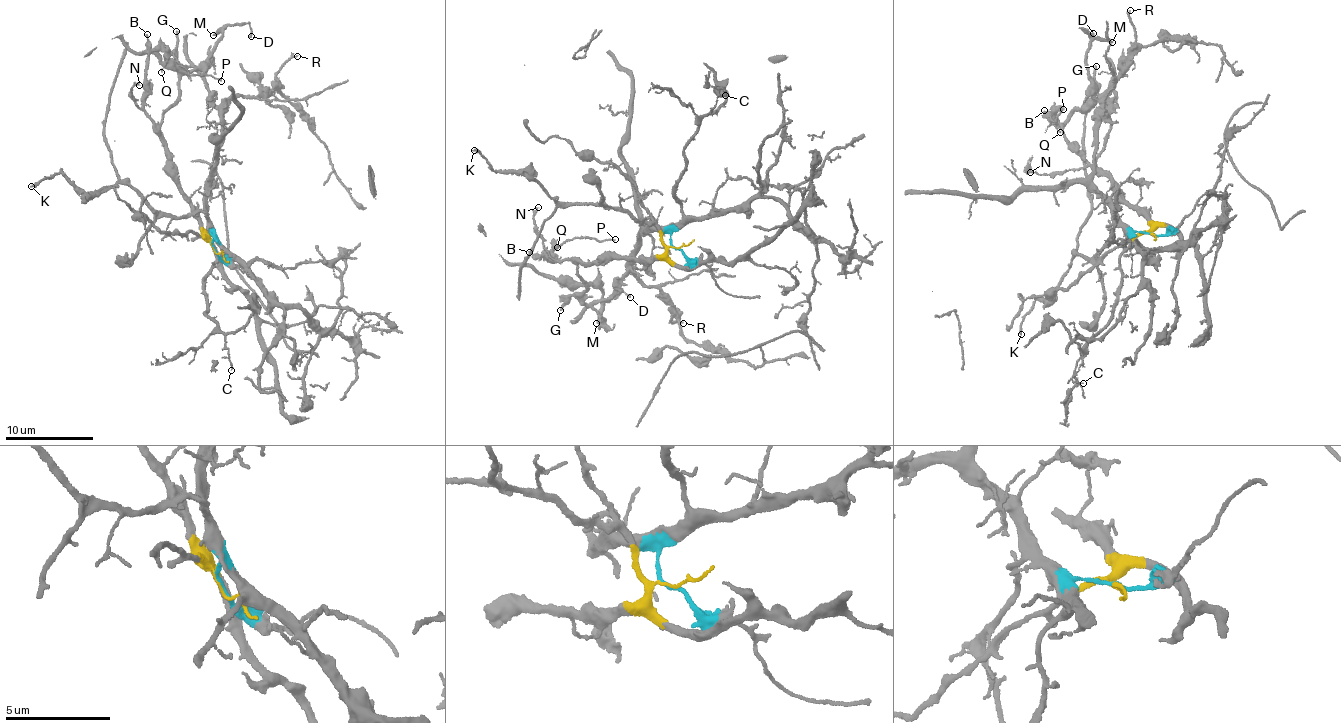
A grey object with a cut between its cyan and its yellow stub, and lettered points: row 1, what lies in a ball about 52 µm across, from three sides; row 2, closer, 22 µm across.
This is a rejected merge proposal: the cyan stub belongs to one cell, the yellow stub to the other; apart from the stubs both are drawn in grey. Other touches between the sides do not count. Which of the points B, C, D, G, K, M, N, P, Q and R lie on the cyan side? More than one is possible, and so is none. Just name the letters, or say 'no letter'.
C, K, R

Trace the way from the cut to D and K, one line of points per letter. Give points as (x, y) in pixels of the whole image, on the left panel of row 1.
D: (214, 249), (159, 126), (176, 100), (183, 67), (190, 72), (229, 25), (247, 24), (251, 37)
K: (214, 249), (204, 213), (154, 213), (127, 184), (88, 192), (74, 188), (57, 173), (31, 187)

